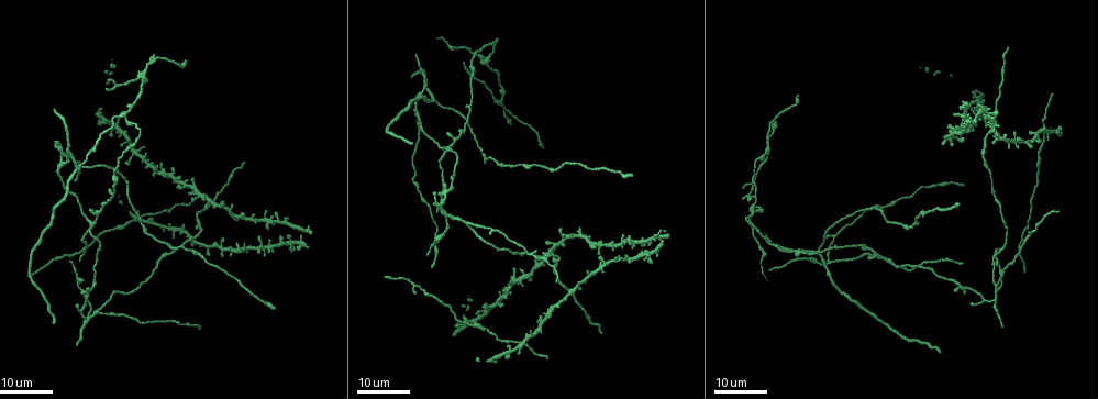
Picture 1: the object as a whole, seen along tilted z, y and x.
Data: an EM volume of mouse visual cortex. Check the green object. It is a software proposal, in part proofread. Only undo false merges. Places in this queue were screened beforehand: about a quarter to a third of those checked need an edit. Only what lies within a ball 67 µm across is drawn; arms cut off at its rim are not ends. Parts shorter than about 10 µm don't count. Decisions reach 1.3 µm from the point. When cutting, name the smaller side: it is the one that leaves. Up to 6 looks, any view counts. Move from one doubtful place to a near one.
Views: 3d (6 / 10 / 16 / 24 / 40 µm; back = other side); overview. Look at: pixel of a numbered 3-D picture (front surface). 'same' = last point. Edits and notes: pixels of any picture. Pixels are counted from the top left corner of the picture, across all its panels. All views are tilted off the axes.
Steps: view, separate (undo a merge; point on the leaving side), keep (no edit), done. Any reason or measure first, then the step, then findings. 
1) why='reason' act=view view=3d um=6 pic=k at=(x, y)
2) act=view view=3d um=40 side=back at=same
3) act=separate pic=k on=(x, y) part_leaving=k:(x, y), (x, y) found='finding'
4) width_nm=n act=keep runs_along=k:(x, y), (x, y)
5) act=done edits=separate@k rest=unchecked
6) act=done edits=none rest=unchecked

why='three arms meet' act=view view=3d um=24 pic=1 at=(130, 316)

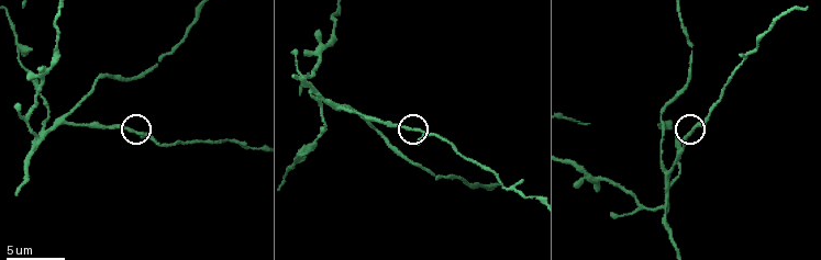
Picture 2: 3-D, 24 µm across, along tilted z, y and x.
why='closer look' act=view view=3d um=6 pic=2 at=(416, 130)

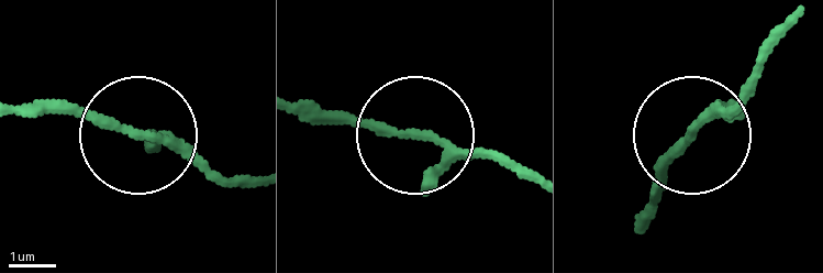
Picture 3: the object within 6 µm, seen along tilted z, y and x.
act=keep runs_along=3:(303, 108), (363, 115), (535, 181) found='continuous, no second neuron'

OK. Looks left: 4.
why='two arms in line, one across' act=view view=3d um=16 pic=2 at=(42, 81)

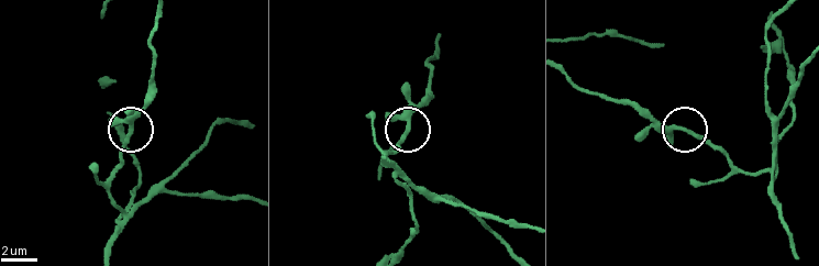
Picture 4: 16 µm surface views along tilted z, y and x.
why='from behind' act=view view=3d um=16 side=back pic=4 at=(409, 128)

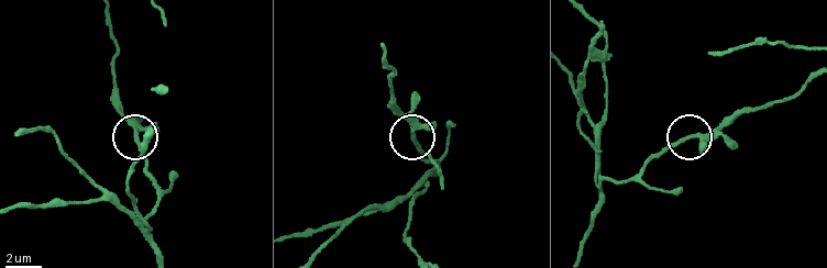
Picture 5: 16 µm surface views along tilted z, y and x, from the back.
width_nm=230 act=keep found='continuous, no second neuron'

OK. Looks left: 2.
why='side arm on a straight run' act=view view=3d um=16 pic=1 at=(72, 158)

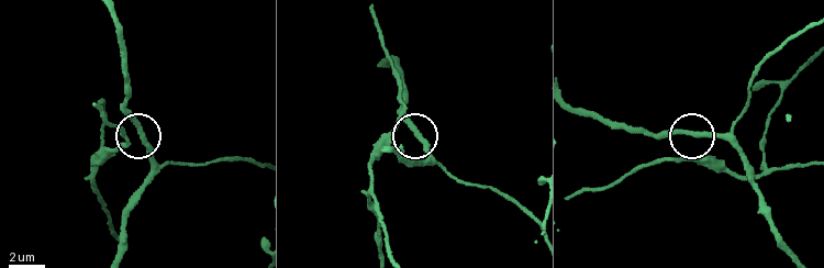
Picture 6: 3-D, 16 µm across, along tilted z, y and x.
act=view view=3d um=6 pic=6 at=(140, 125)

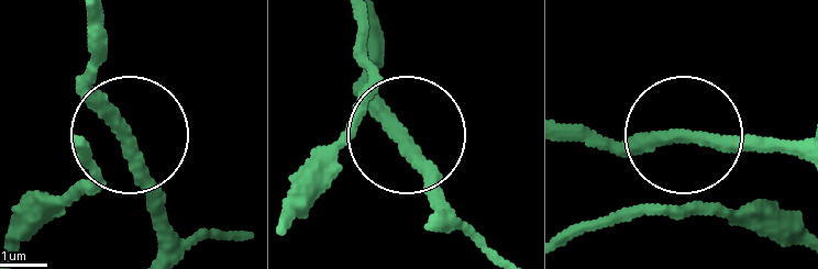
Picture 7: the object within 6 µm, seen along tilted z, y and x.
act=keep runs_along=7:(797, 242), (715, 203), (692, 137), (588, 139) found='continuous, no second neuron'

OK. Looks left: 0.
act=done edits=none rest=unchecked

